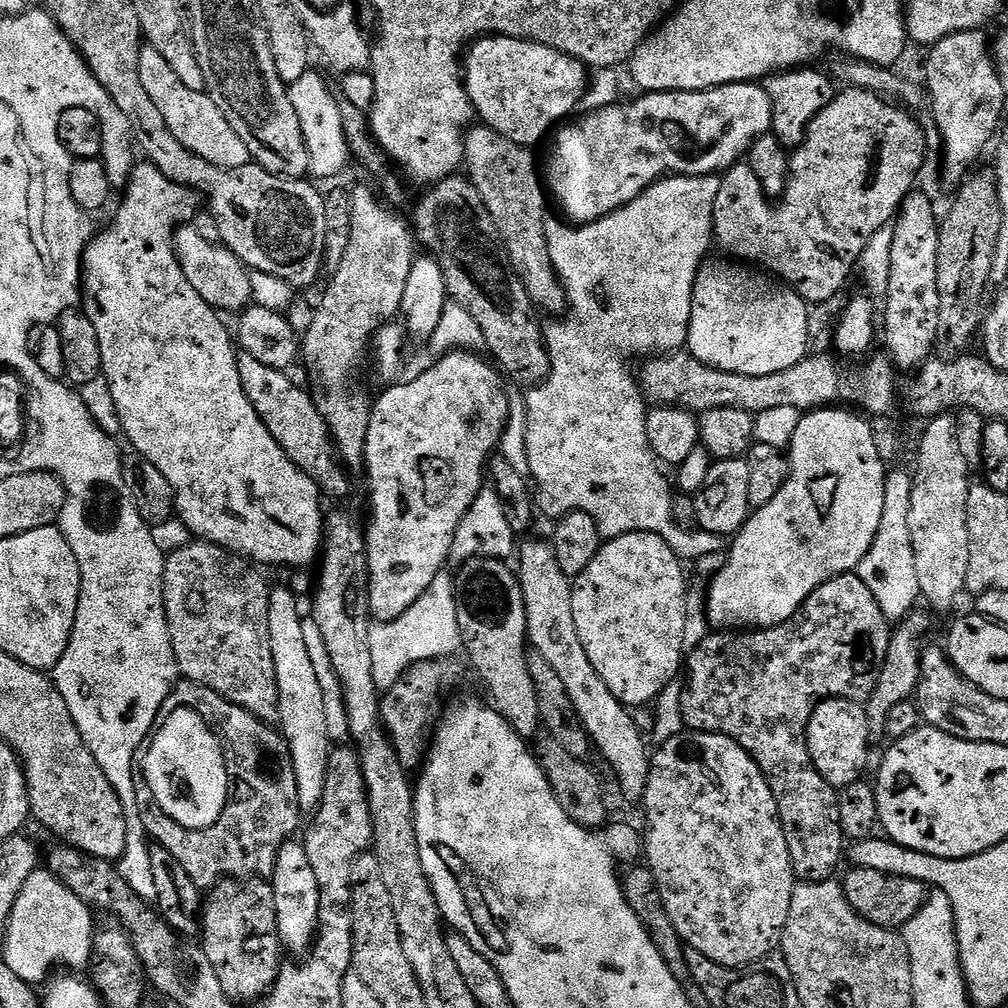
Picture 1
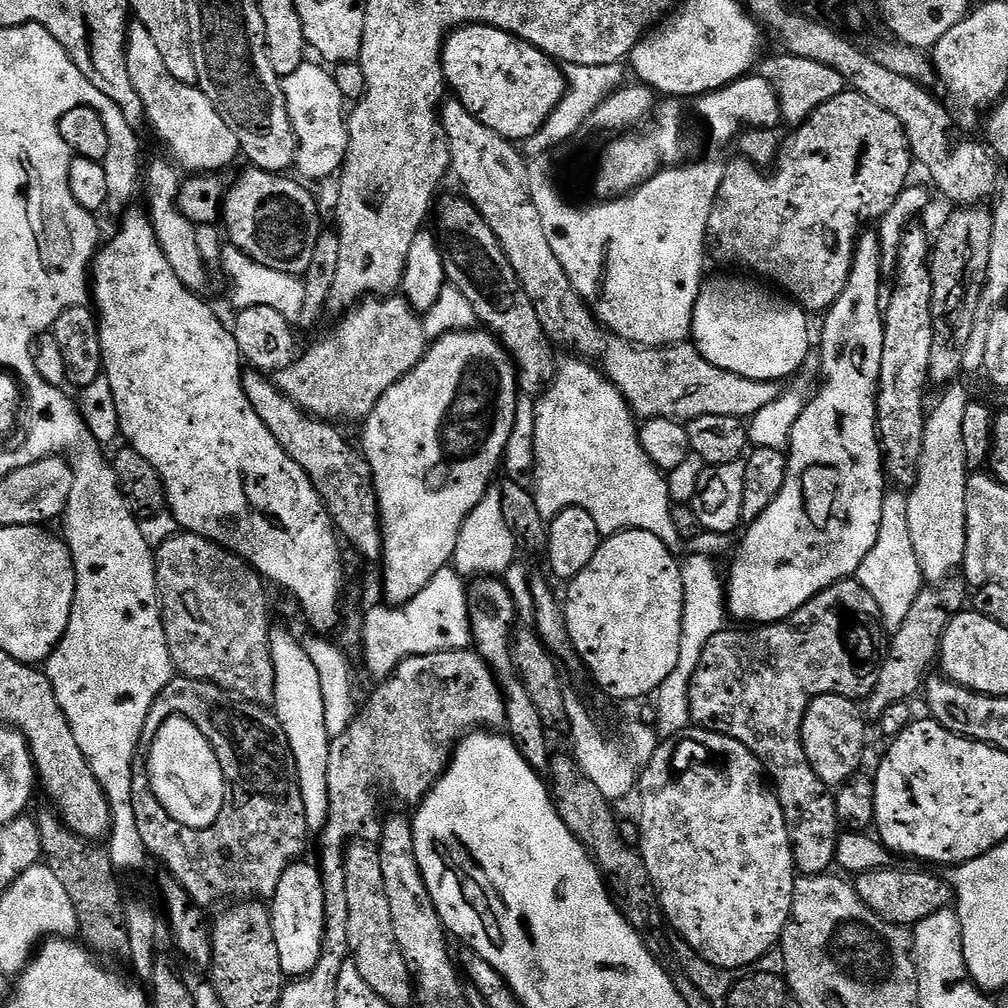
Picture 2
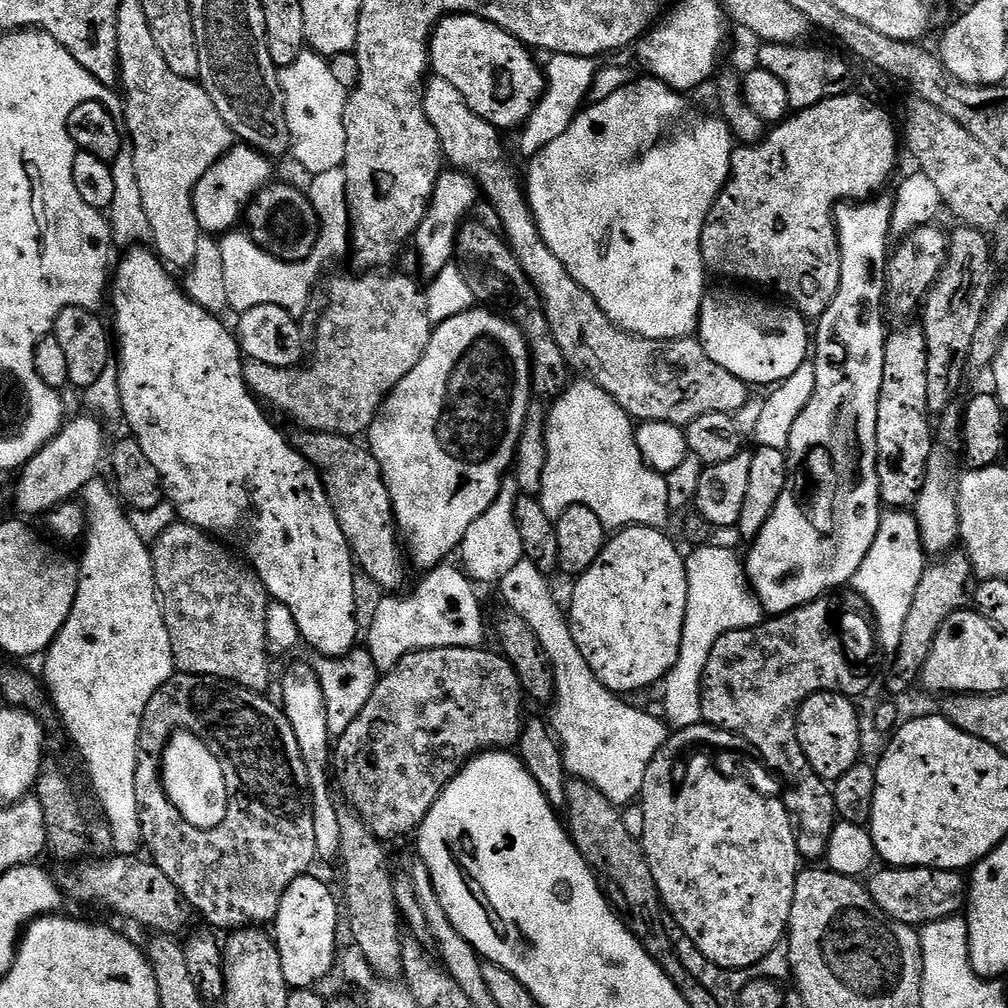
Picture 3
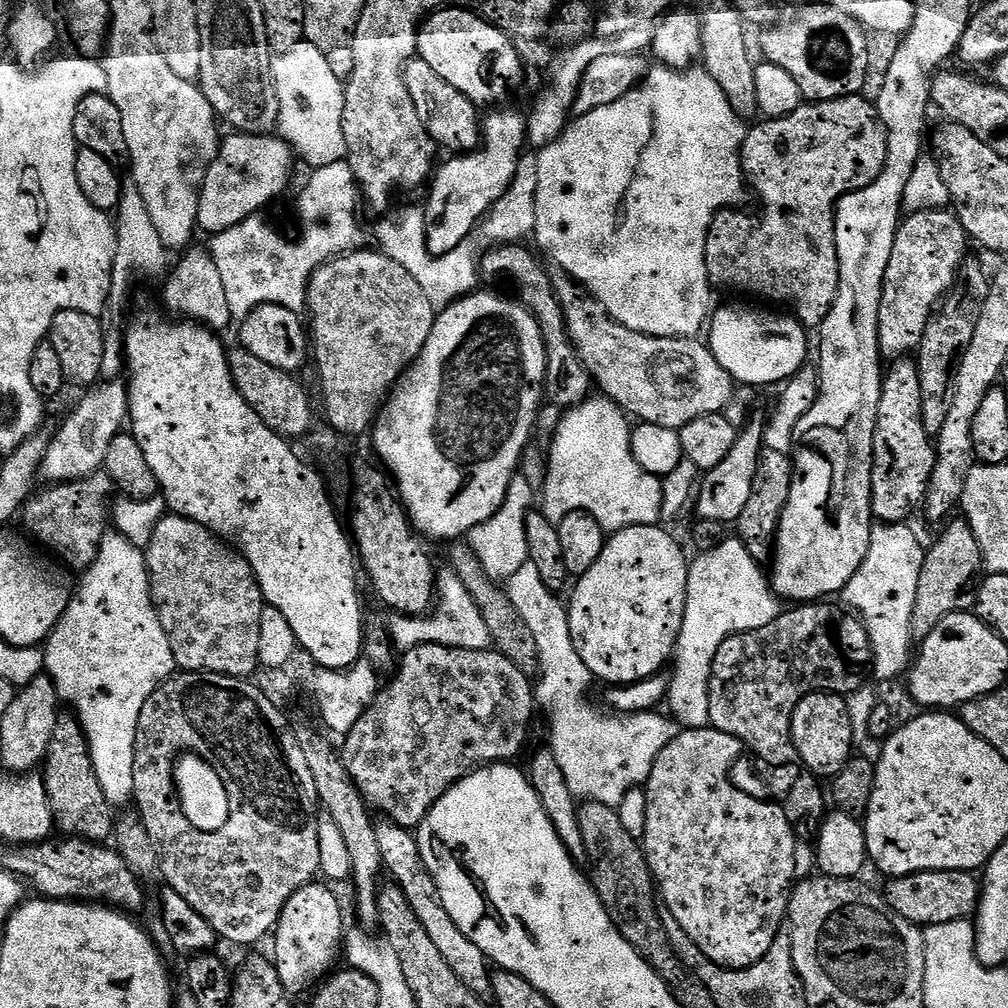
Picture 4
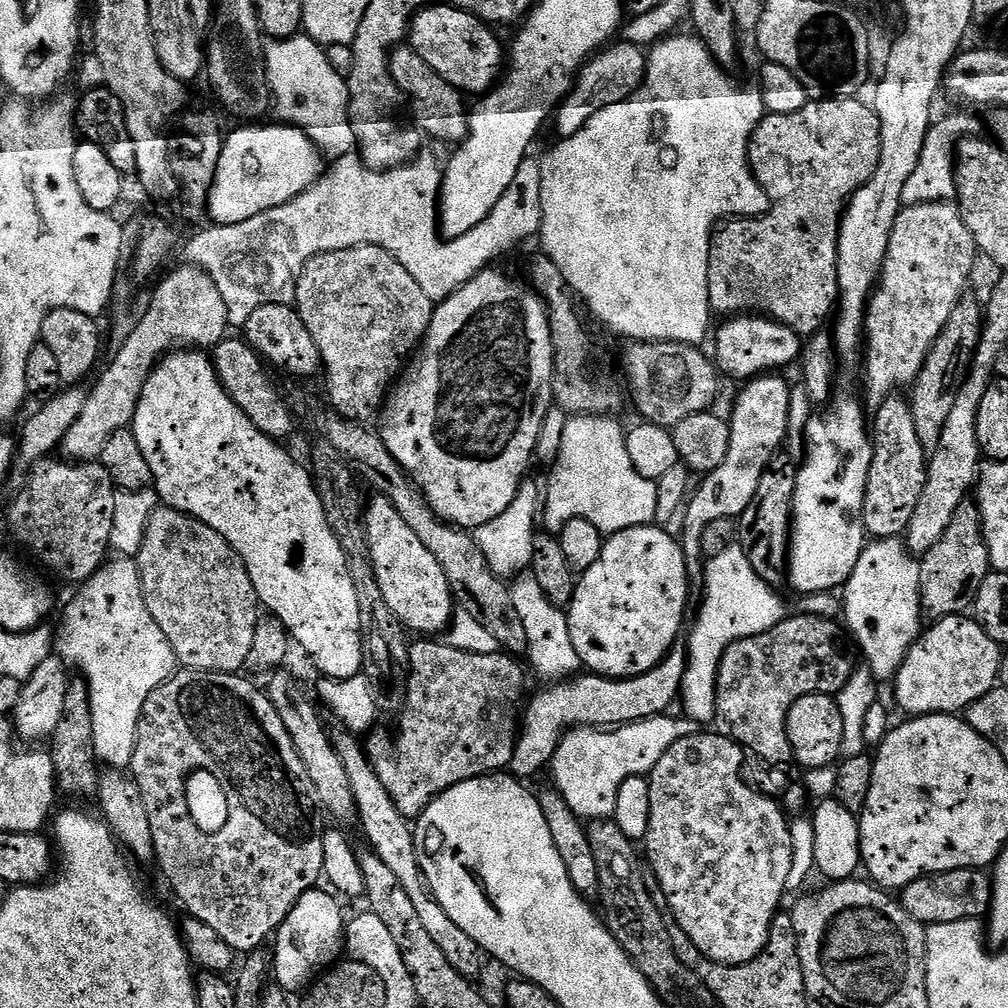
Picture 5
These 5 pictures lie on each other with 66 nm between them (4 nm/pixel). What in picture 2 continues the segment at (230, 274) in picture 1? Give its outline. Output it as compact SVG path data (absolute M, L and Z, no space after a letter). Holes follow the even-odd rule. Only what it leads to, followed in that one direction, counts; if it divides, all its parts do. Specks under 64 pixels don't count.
M156 160L152 165L147 165L146 180L148 176L148 192L152 197L148 204L152 207L150 219L158 242L162 246L162 254L166 254L166 262L174 269L174 274L184 285L191 288L193 292L203 293L203 288L208 284L209 265L205 264L202 258L202 250L198 250L198 238L196 237L196 225L187 220L174 201L180 195L181 177L176 177L176 168L167 164L164 160Z

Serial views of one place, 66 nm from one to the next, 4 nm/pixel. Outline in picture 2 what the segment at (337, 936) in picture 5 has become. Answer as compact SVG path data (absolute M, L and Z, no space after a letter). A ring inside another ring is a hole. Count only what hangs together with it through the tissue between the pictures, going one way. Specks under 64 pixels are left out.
M297 862L282 874L278 890L270 898L274 942L278 942L278 954L282 958L285 977L309 976L318 966L324 949L326 930L326 894L324 880L315 863Z

